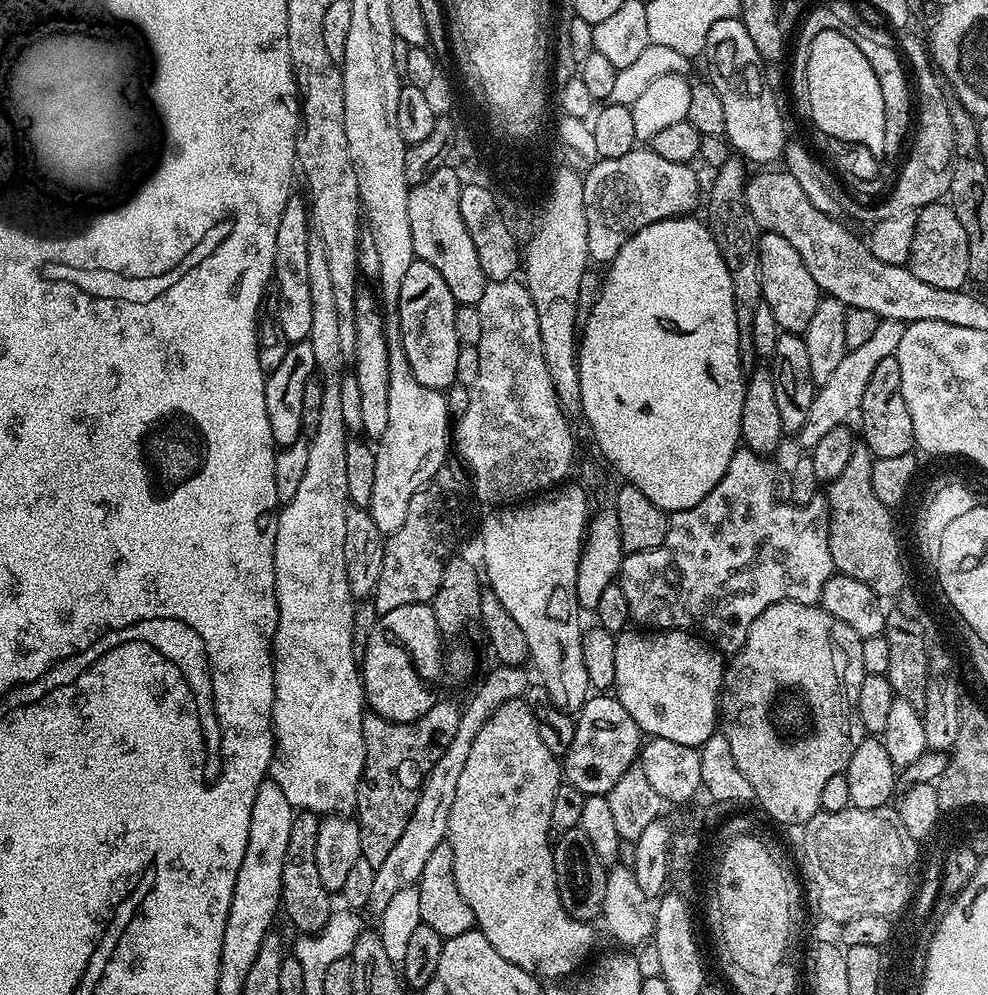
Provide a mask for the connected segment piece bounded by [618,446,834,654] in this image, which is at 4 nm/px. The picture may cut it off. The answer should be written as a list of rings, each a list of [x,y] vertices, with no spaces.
[[[737,447],[734,458],[730,458],[730,466],[726,466],[726,474],[722,474],[722,482],[698,502],[698,506],[687,508],[681,512],[673,512],[668,518],[668,533],[658,546],[649,552],[629,552],[623,557],[618,575],[618,583],[622,586],[622,594],[626,594],[626,603],[630,606],[630,617],[637,625],[648,630],[687,630],[707,638],[721,653],[734,654],[746,642],[746,634],[750,627],[770,606],[783,600],[797,600],[803,604],[819,605],[820,595],[828,579],[834,575],[832,555],[829,546],[829,516],[828,503],[825,497],[817,495],[810,503],[794,505],[790,502],[777,502],[776,482],[778,474],[774,472],[769,459],[751,452],[749,448]]]

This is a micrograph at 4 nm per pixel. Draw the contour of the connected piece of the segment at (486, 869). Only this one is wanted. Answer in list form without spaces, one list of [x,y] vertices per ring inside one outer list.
[[[522,698],[502,702],[486,718],[470,746],[448,819],[446,842],[454,850],[454,882],[458,882],[458,894],[474,914],[476,928],[506,962],[514,962],[537,978],[566,975],[592,948],[593,925],[566,914],[554,874],[550,810],[561,782],[561,761],[542,742],[530,706]]]

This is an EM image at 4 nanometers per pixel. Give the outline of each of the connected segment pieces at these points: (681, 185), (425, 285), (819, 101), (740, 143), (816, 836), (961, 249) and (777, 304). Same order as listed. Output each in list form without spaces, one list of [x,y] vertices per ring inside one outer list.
[[[637,146],[630,154],[622,154],[622,158],[609,160],[597,159],[596,165],[584,177],[584,213],[586,214],[586,242],[588,255],[593,261],[604,260],[611,262],[622,250],[622,246],[638,230],[650,226],[654,222],[675,220],[681,216],[695,213],[695,208],[702,204],[702,188],[700,180],[696,177],[695,167],[682,162],[669,162],[659,154],[654,154],[651,147]]]
[[[416,259],[410,270],[406,270],[406,278],[402,282],[400,329],[410,370],[414,370],[414,378],[418,378],[422,386],[447,390],[456,383],[455,366],[462,347],[454,330],[457,307],[454,294],[450,294],[450,286],[446,286],[442,274],[438,274],[430,262]]]
[[[824,32],[812,48],[812,68],[808,68],[810,90],[811,123],[816,123],[820,132],[833,136],[836,140],[845,140],[848,144],[861,144],[865,153],[883,153],[886,142],[886,114],[880,88],[876,88],[876,74],[868,68],[864,56],[860,56],[859,46],[853,46],[850,38],[836,36],[836,32]]]
[[[736,16],[722,18],[710,26],[710,34],[706,34],[706,46],[702,60],[708,63],[707,83],[718,90],[718,98],[722,98],[722,110],[726,113],[726,130],[724,136],[733,149],[736,148],[741,157],[753,160],[760,166],[768,166],[771,160],[779,161],[785,155],[785,145],[790,136],[784,129],[784,116],[776,102],[776,94],[766,90],[764,65],[758,54],[758,46],[754,46],[754,38],[746,26]]]
[[[892,806],[882,808],[853,808],[816,812],[802,826],[800,836],[800,866],[798,876],[802,881],[803,895],[836,926],[850,918],[862,918],[865,913],[886,913],[909,906],[913,899],[912,879],[916,876],[916,863],[920,860],[918,841],[902,826],[899,811]]]
[[[937,202],[919,209],[906,267],[914,278],[942,290],[963,289],[964,283],[969,283],[966,230],[962,230],[962,222],[958,222],[958,214],[954,214],[951,203]]]
[[[767,231],[760,233],[760,273],[762,274],[762,300],[770,306],[774,322],[786,332],[803,334],[818,310],[822,293],[813,275],[806,270],[802,257],[781,234]]]

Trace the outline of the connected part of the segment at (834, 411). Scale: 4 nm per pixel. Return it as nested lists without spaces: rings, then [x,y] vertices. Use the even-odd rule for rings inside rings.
[[[881,319],[874,334],[862,346],[850,349],[842,358],[834,374],[830,374],[830,382],[817,387],[816,397],[810,406],[810,414],[806,426],[798,433],[798,440],[805,450],[811,450],[830,430],[840,425],[847,425],[859,413],[862,394],[866,394],[866,382],[870,382],[870,374],[874,374],[874,366],[882,362],[882,358],[895,356],[898,342],[902,342],[905,325],[899,320]]]

